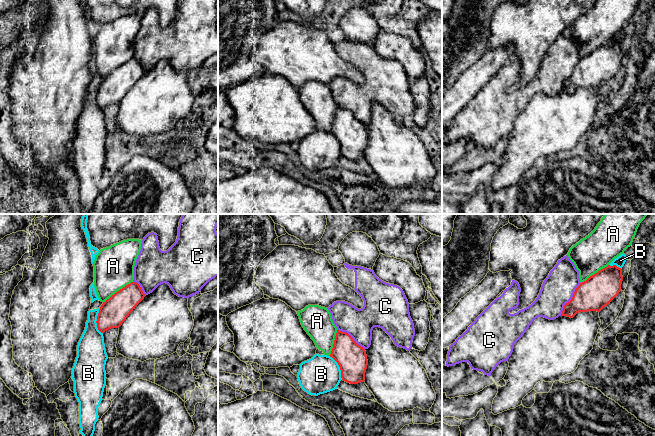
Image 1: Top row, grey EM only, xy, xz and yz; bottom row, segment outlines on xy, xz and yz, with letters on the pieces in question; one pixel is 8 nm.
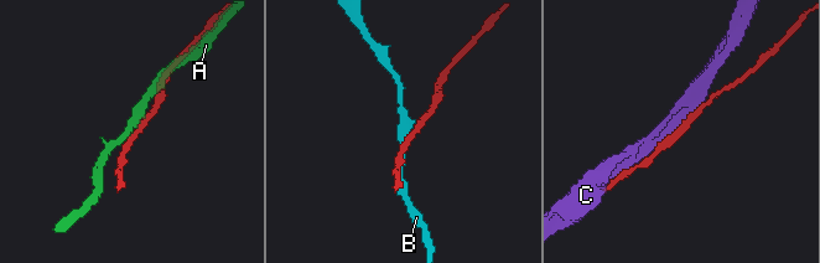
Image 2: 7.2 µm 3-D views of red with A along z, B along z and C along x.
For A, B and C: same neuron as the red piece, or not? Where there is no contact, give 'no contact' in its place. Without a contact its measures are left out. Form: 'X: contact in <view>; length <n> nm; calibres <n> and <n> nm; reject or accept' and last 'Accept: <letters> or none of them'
A: contact in xy; length 300 nm; calibres 220 and 320 nm; reject
B: contact in xy; length 220 nm; calibres 220 and 220 nm; reject
C: contact in yz; length 320 nm; calibres 260 and 260 nm; reject
Accept: none of them

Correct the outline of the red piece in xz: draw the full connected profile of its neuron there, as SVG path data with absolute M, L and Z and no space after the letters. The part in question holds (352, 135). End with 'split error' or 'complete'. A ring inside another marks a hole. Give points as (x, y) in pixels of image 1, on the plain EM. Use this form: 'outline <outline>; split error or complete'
outline M373 104L368 125L358 121L348 109L337 106L330 133L338 139L343 157L350 160L364 158L377 178L391 188L404 188L416 183L430 187L436 175L432 159L420 138L410 127L396 122L382 104Z; split error

